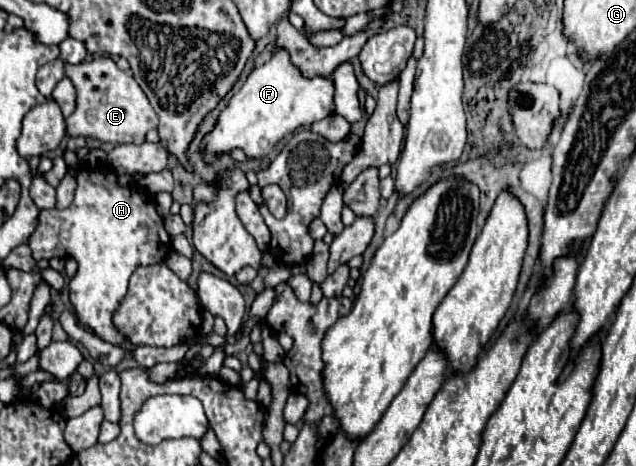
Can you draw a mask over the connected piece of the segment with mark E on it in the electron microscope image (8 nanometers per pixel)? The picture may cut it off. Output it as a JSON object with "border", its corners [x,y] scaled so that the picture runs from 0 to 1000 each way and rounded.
{"border":[[[171,120],[134,129],[127,137],[102,137],[102,163],[121,193],[118,240],[102,258],[105,292],[146,296],[162,309],[225,309],[228,288],[247,275],[247,245],[212,167],[181,142]]]}

